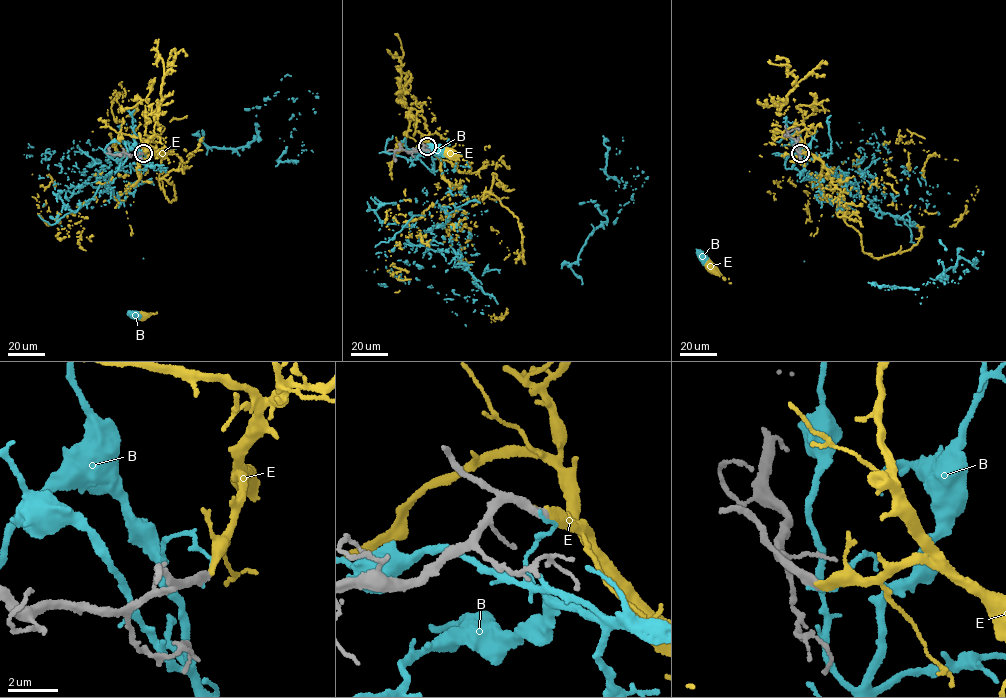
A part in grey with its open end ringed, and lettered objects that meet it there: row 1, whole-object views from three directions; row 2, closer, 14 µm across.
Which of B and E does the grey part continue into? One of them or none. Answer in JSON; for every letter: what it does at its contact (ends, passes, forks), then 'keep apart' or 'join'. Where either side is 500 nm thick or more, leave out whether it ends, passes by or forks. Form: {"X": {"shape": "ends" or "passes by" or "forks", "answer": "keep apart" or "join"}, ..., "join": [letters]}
{"B": {"shape": "ends", "answer": "keep apart"}, "E": {"shape": "ends", "answer": "join"}, "join": ["E"]}

